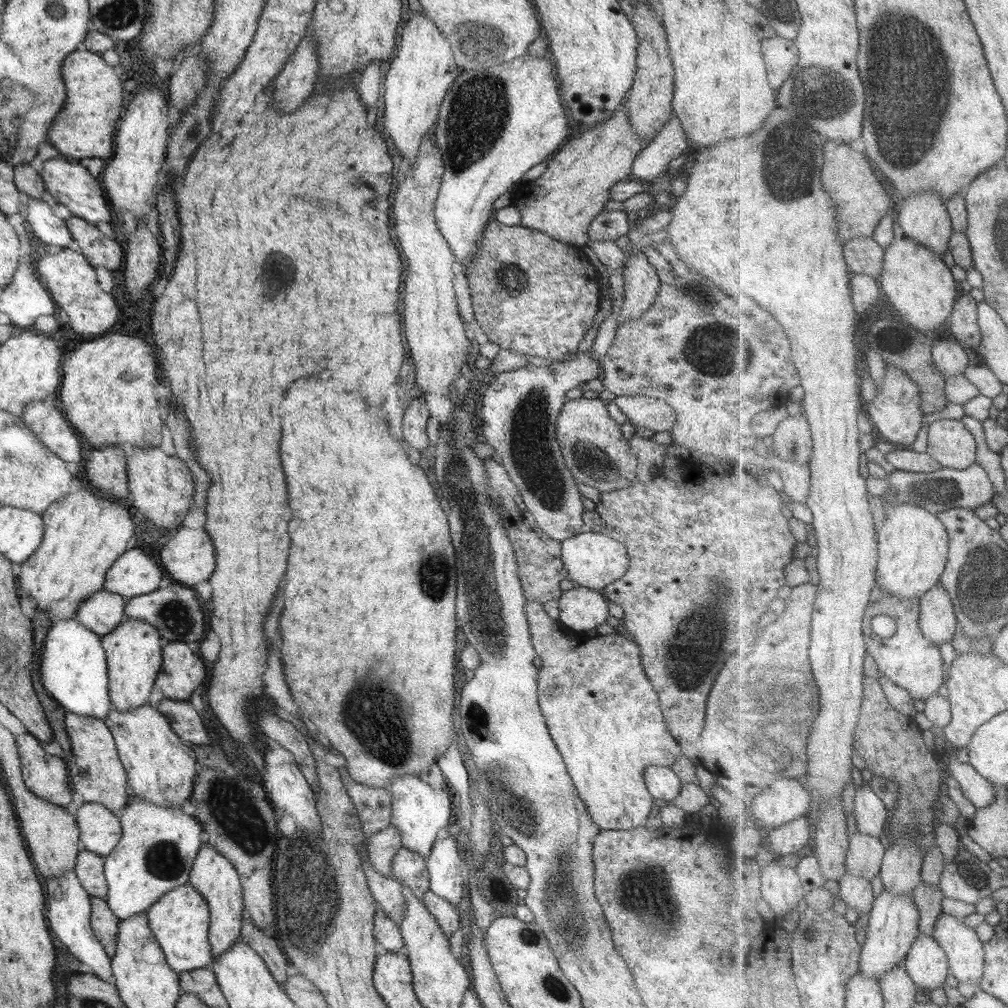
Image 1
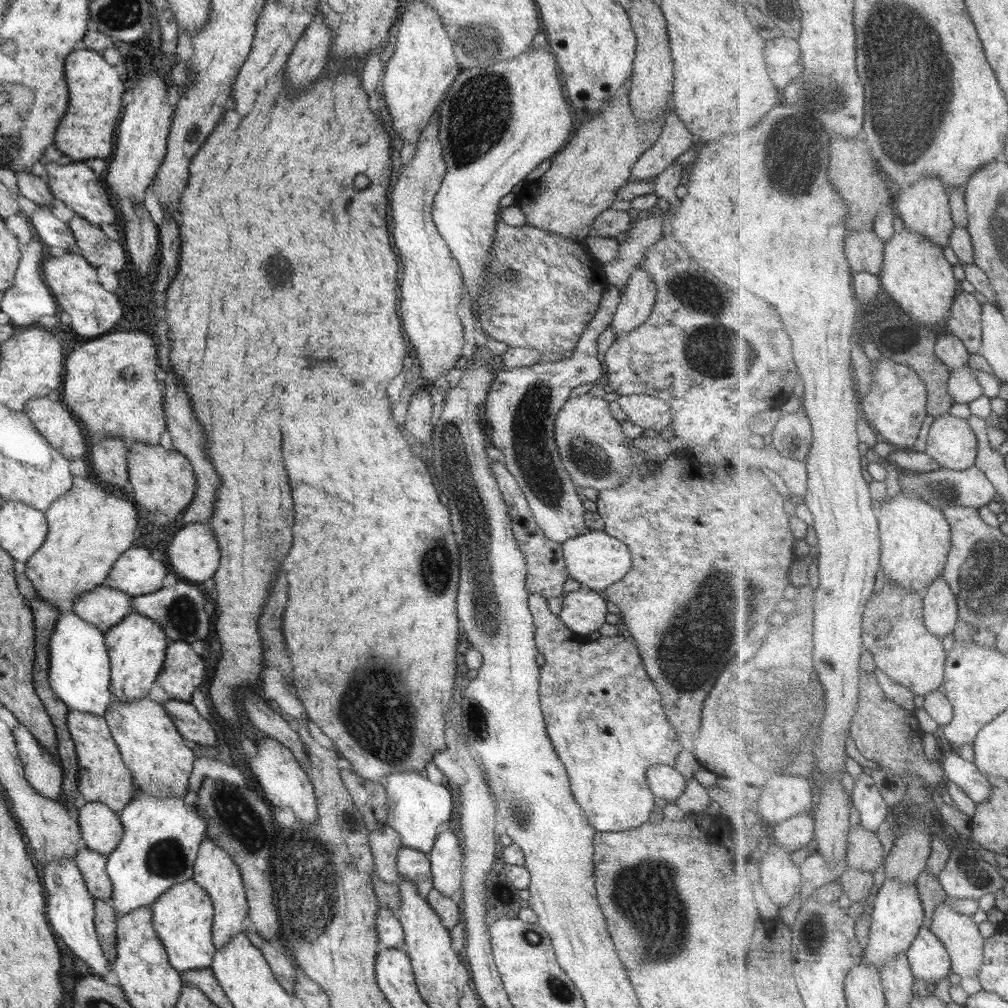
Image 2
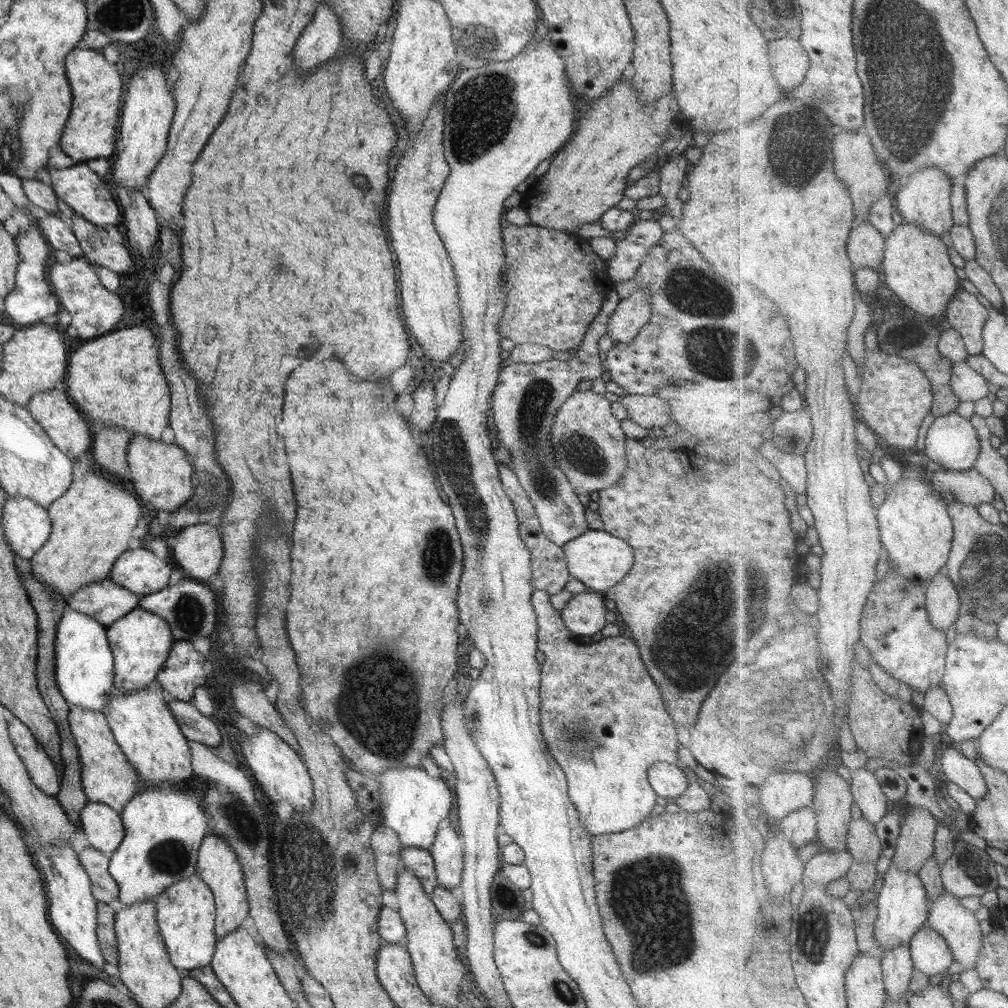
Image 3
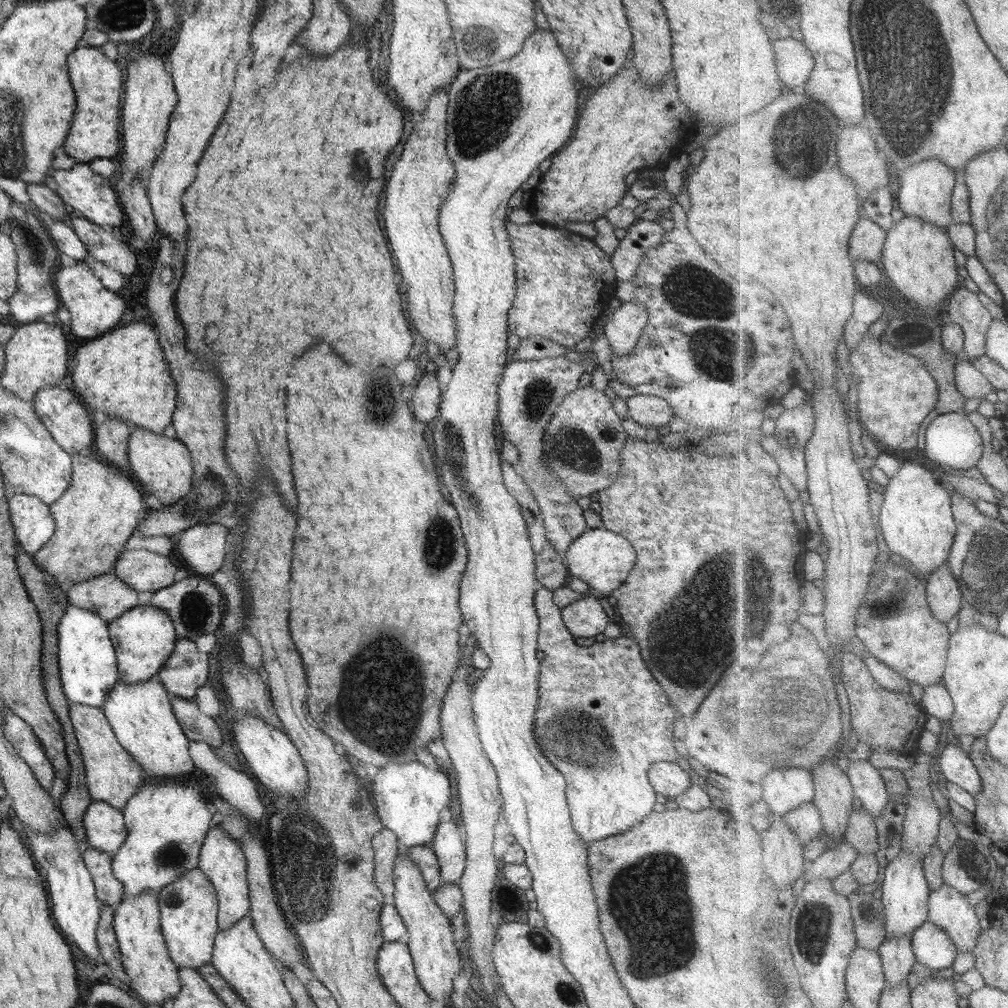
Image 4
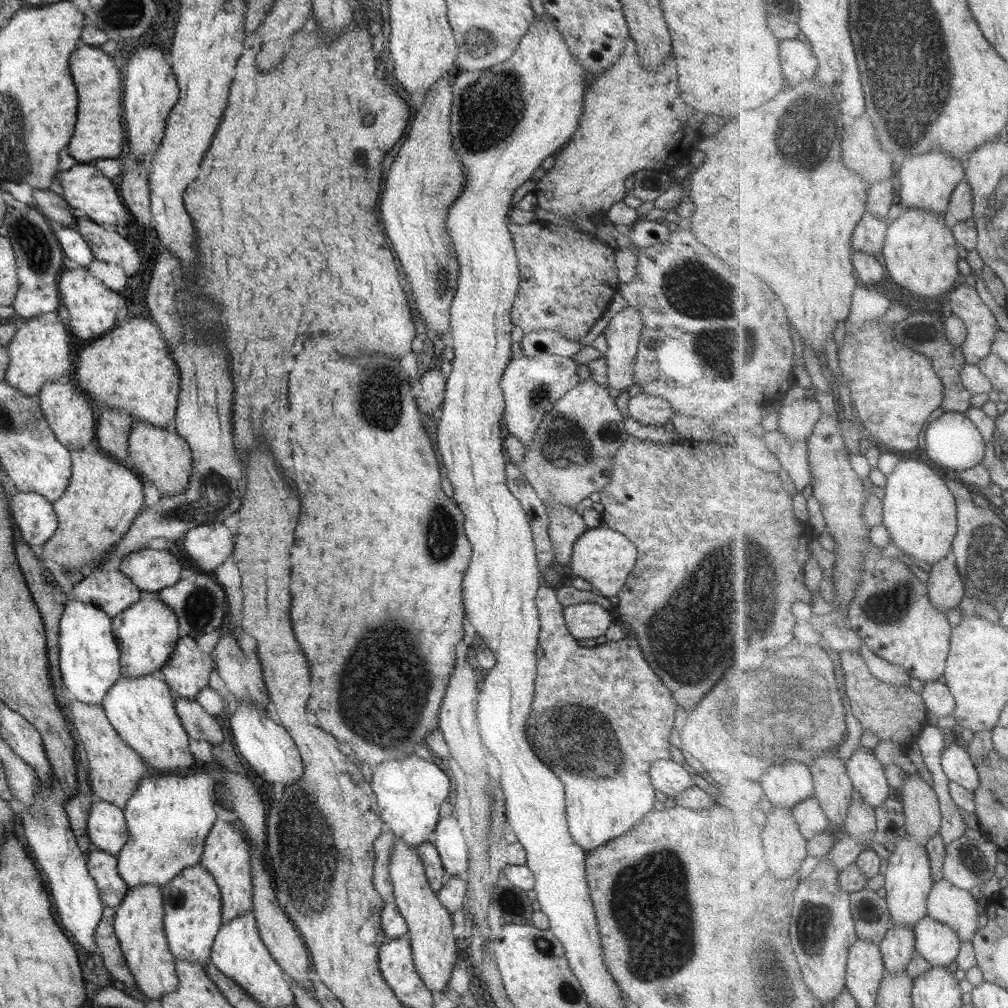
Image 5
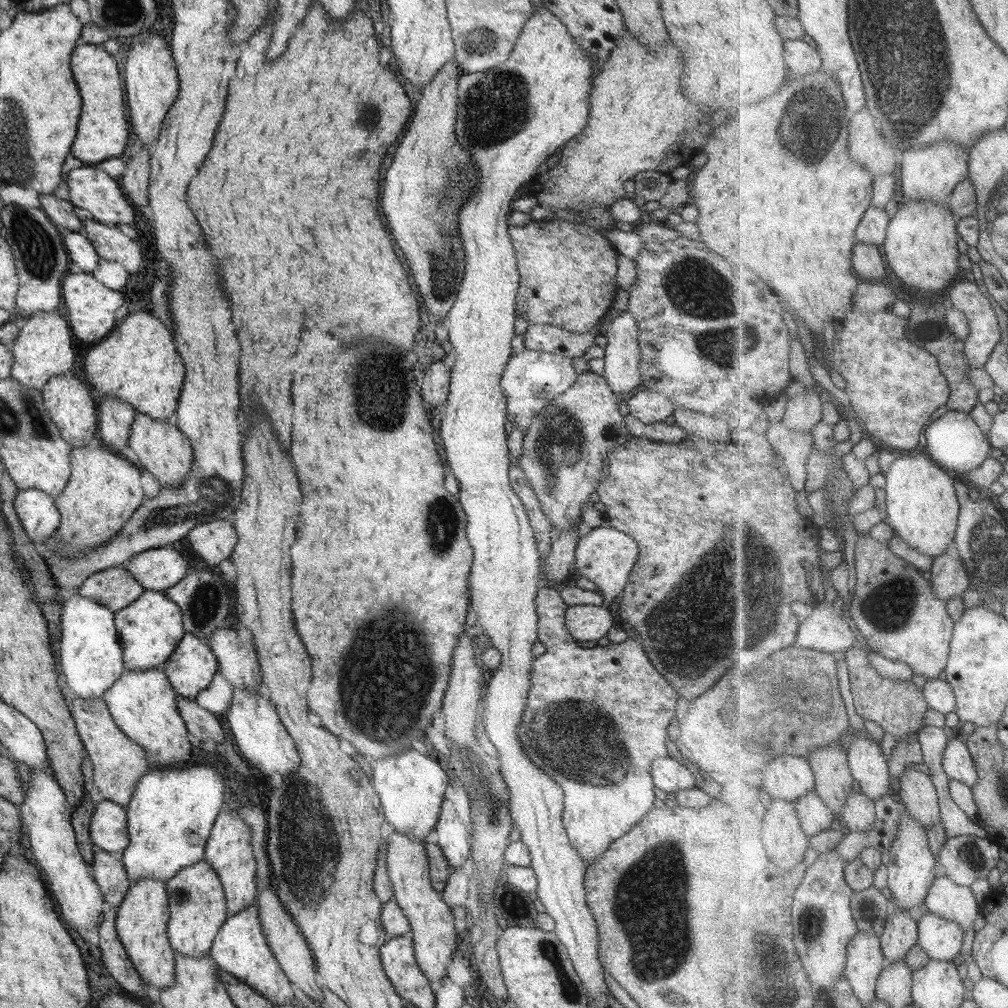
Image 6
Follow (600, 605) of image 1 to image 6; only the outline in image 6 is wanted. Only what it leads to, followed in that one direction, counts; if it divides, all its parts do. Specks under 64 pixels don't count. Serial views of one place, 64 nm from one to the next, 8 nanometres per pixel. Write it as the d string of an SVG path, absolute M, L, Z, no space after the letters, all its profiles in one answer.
M574 605L565 610L564 623L576 641L598 641L614 626L614 616L607 606Z

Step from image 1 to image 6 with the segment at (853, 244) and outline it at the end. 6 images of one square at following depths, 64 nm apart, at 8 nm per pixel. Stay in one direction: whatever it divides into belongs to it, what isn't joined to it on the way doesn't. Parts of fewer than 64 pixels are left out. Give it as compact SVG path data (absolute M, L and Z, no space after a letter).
M872 206L858 230L859 243L884 247L889 236L892 216L884 209Z

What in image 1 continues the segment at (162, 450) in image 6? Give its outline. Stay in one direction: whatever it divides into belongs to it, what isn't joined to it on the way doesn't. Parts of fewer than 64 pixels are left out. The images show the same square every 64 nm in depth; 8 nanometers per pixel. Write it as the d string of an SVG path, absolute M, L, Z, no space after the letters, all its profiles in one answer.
M159 447L139 448L127 460L127 482L131 492L130 507L141 510L159 529L176 530L182 526L195 493L192 474L178 457L166 455Z

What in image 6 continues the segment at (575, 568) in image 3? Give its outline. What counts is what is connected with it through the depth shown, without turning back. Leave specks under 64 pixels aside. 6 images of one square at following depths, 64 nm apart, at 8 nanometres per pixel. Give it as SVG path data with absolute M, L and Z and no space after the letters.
M612 526L598 527L577 540L573 566L578 570L578 574L582 574L584 578L597 586L597 592L609 603L624 590L638 555L639 546L626 533Z

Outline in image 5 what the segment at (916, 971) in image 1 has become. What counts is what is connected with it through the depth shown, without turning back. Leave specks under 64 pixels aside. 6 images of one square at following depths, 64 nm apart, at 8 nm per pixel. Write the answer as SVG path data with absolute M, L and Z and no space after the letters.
M928 915L915 926L917 951L936 966L950 966L960 956L963 939L947 924Z

